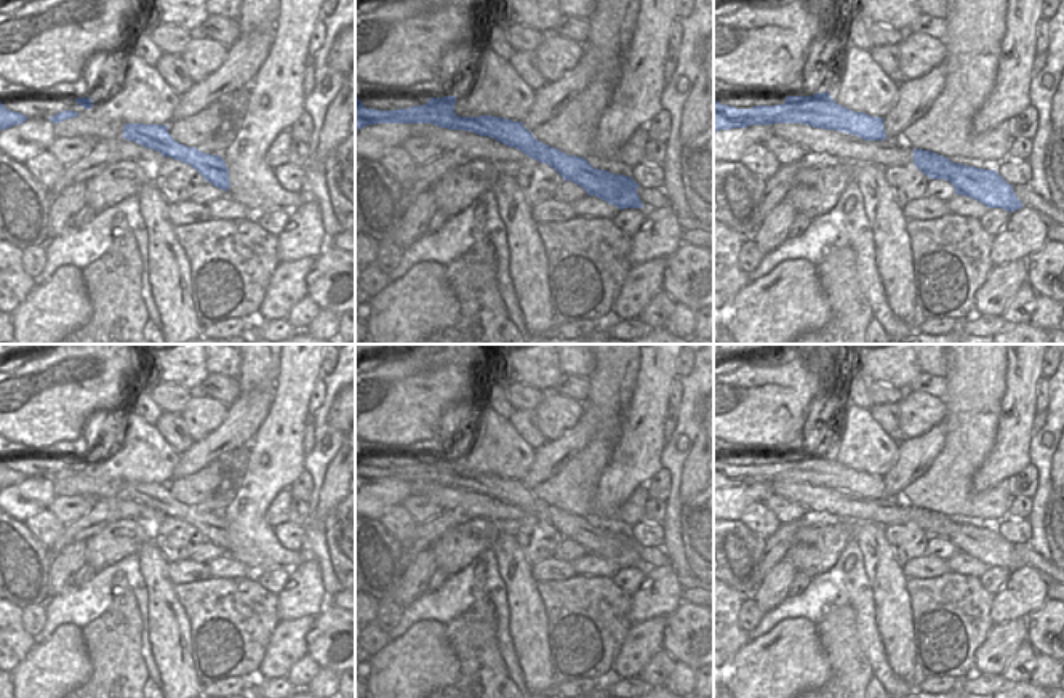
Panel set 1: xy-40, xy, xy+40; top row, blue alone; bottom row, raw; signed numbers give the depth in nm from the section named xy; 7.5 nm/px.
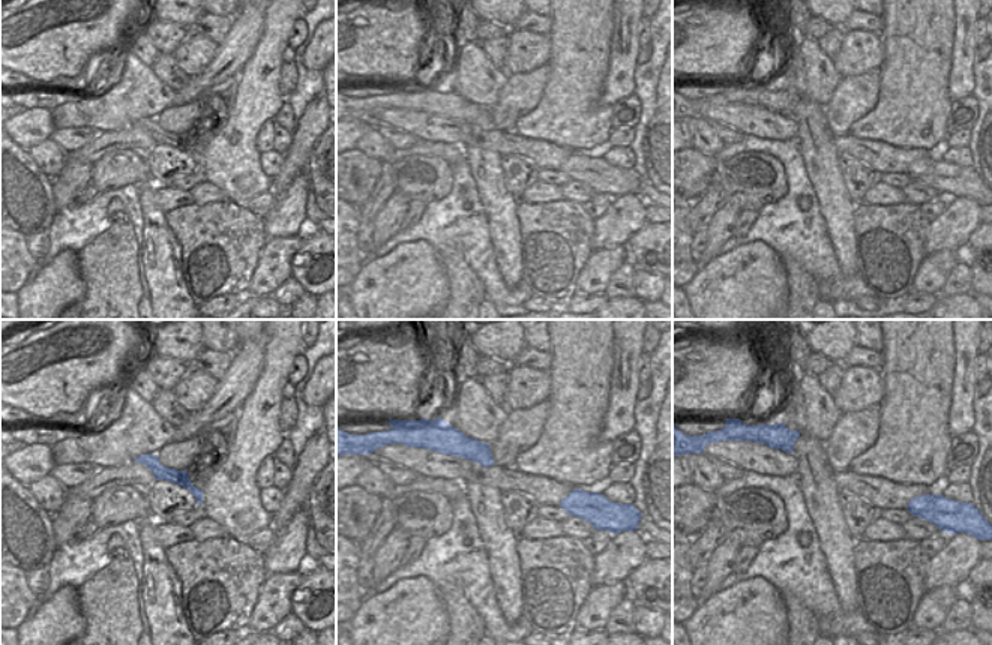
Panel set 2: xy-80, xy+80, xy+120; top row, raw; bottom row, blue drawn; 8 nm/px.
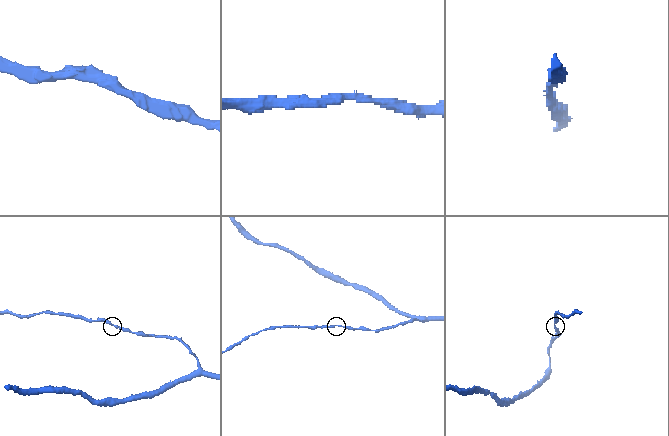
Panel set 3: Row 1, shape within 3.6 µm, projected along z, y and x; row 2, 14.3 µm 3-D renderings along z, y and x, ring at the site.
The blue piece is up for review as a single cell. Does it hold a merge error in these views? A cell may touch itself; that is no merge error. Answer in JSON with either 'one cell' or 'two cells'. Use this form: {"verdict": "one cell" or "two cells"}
{"verdict": "one cell"}

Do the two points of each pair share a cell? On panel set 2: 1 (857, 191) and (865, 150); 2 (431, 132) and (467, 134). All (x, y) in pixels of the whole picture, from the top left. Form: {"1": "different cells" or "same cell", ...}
{"1": "different cells", "2": "same cell"}

